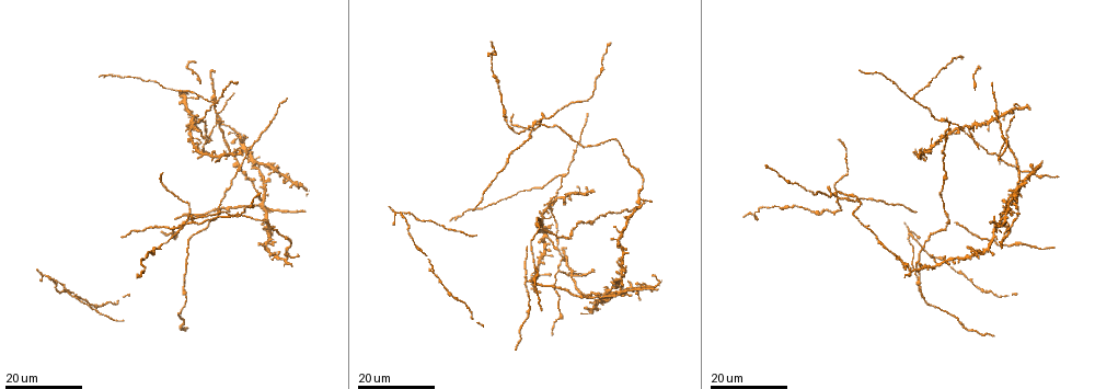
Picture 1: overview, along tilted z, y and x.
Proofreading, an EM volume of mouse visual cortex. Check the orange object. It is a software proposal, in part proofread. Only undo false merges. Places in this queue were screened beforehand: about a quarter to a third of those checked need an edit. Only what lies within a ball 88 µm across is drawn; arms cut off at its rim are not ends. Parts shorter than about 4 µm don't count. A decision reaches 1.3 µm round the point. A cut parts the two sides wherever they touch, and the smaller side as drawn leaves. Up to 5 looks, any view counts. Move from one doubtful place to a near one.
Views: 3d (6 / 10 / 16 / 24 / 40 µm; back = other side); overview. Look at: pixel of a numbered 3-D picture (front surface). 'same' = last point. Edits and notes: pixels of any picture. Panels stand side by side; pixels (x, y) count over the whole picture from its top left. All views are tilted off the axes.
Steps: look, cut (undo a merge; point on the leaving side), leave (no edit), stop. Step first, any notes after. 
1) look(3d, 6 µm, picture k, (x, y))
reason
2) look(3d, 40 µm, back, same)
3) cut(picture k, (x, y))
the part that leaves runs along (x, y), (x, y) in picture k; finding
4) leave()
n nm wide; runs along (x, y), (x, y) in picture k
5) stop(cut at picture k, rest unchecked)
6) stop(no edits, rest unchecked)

look(3d, 16 µm, picture 1, (524, 281))

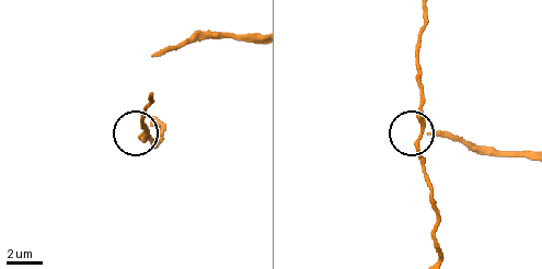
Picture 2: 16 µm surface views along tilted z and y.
look(3d, 10 µm, picture 2, (420, 135))

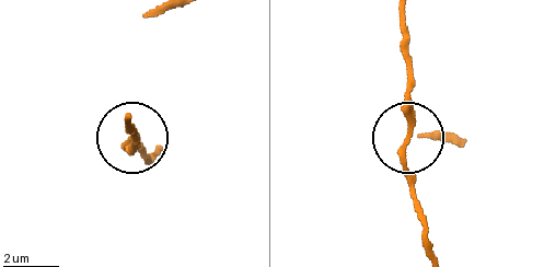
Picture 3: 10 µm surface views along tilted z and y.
leave()
210 nm wide; one neuron here

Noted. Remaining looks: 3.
look(3d, 24 µm, picture 1, (571, 276))
four or more arms meet

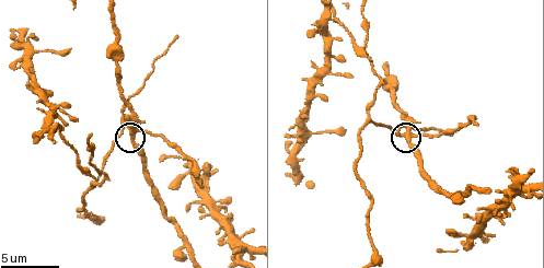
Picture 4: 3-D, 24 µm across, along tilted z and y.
look(3d, 10 µm, picture 4, (133, 134))
zoom in

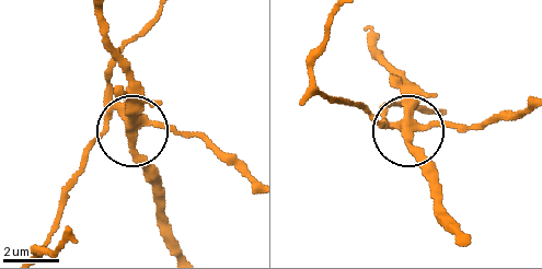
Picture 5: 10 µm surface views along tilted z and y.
cut(picture 5, (150, 123))
side arm 30 µm; the part that leaves runs along (115, 109), (131, 159), (169, 223), (169, 250) in picture 5; a second neuron is stuck on

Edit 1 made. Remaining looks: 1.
look(3d, 16 µm, picture 4, (368, 120))
small branch off a trunk

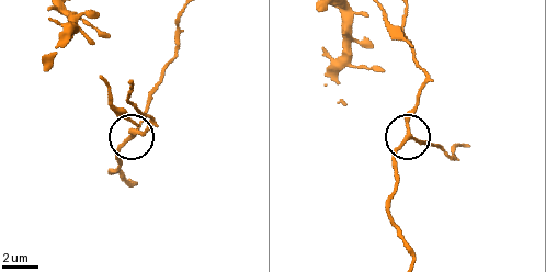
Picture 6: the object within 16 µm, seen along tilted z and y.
leave()
3 arms; runs along (387, 18), (425, 79), (408, 124), (408, 136), (429, 146) in picture 6; all the same neuron

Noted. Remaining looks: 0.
stop(cut at picture 5, rest unchecked)

